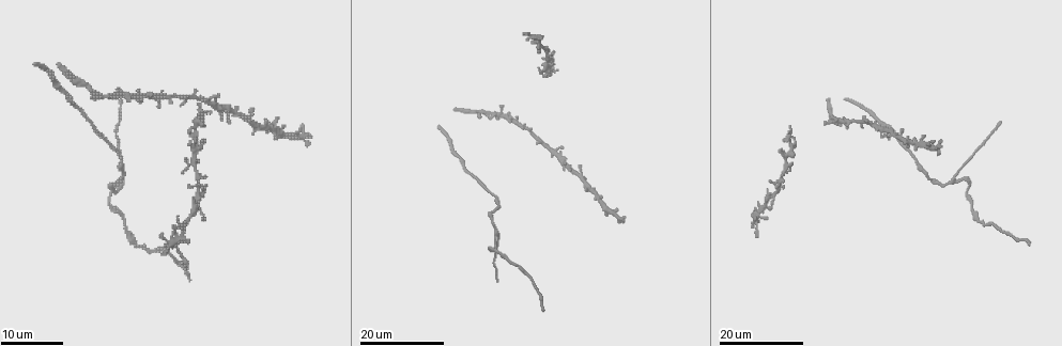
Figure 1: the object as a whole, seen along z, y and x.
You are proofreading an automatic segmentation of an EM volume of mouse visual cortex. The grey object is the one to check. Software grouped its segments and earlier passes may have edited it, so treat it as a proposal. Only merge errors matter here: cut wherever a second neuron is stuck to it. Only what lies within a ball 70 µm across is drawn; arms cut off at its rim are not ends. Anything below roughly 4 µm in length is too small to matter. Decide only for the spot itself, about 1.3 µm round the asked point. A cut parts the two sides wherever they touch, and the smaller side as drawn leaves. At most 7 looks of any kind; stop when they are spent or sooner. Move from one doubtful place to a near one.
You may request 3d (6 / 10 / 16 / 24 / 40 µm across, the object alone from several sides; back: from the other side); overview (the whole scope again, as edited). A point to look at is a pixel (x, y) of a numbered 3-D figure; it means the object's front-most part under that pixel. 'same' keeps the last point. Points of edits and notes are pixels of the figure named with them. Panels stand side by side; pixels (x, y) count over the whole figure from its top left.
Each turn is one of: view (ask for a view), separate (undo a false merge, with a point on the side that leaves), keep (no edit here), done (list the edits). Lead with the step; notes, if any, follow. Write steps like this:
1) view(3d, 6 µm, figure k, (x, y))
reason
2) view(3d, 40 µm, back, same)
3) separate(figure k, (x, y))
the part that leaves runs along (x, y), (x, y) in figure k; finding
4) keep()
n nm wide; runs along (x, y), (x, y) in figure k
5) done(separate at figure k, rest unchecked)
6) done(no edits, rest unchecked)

view(3d, 24 µm, figure 1, (111, 202))
sudden change in width

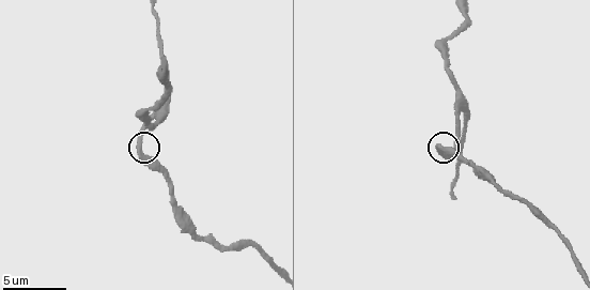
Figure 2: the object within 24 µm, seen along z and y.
view(3d, 10 µm, figure 2, (139, 149))

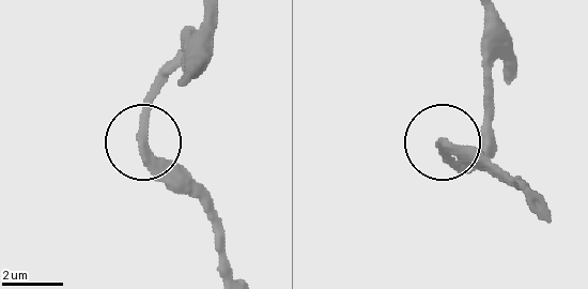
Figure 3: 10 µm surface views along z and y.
keep()
all the same neuron

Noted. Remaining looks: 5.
view(3d, 10 µm, figure 2, (460, 111))
three arms meet

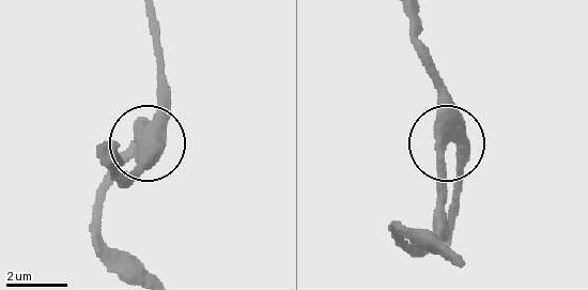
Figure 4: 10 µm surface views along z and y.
keep()
3 arms; runs along (113, 146), (119, 171), (132, 171), (167, 76) in figure 4; all the same neuron

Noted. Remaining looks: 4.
view(3d, 16 µm, figure 1, (494, 269))
sudden change in width

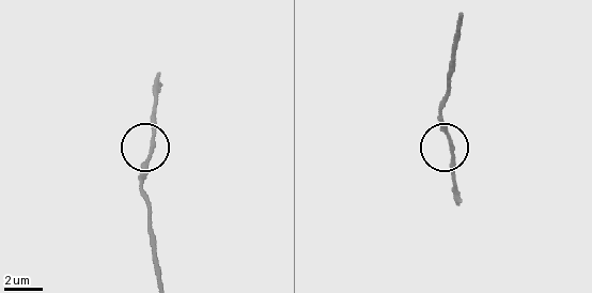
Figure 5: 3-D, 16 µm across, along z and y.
view(3d, 6 µm, figure 5, (151, 153))

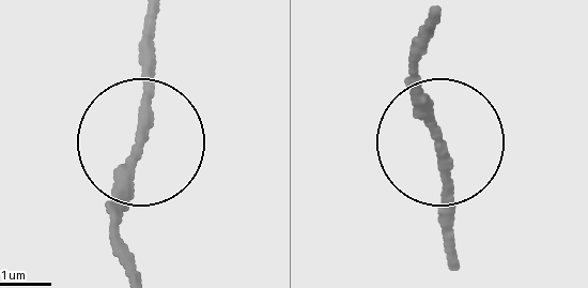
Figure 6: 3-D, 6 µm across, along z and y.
keep()
runs along (134, 263), (117, 175), (142, 123), (142, 38) in figure 6; continuous, no second neuron

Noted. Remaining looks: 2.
view(3d, 24 µm, figure 1, (550, 58))
small branch off a trunk

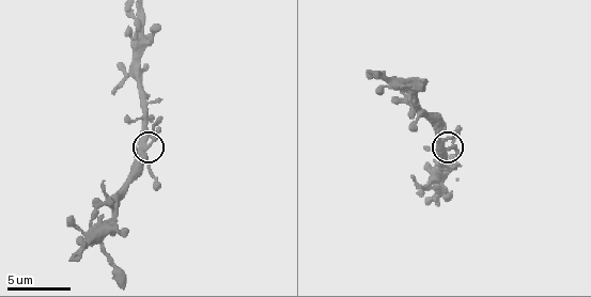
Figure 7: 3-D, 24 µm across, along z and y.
view(3d, 6 µm, figure 7, (147, 147))

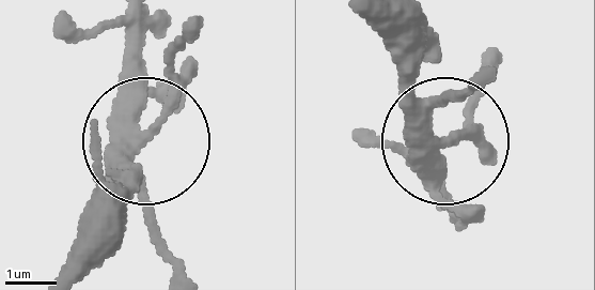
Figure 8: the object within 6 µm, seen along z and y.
keep()
4 arms; continuous, no second neuron

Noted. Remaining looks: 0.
done(no edits, rest unchecked)

